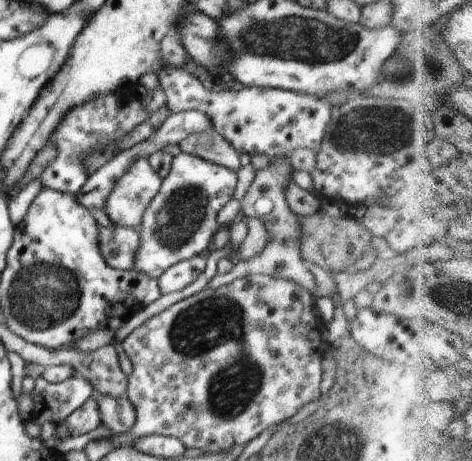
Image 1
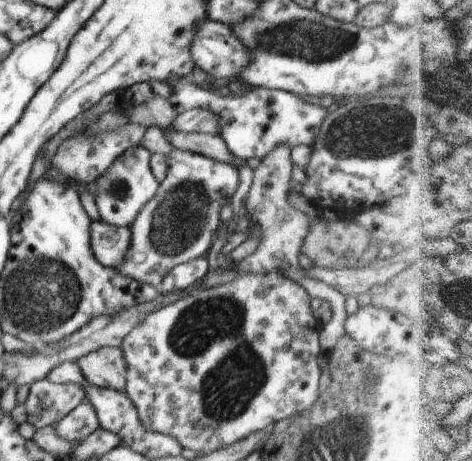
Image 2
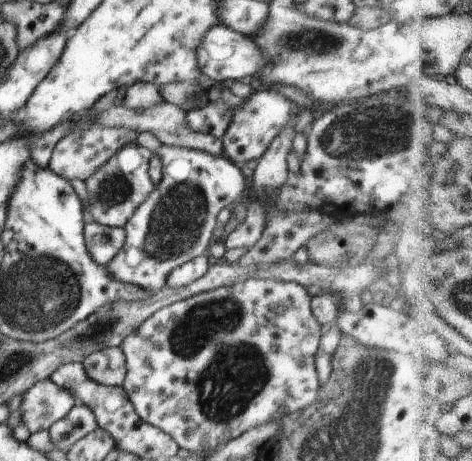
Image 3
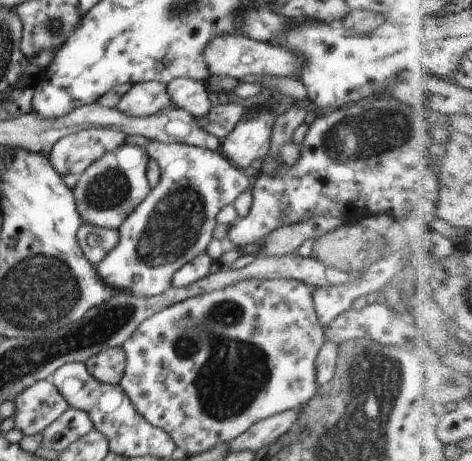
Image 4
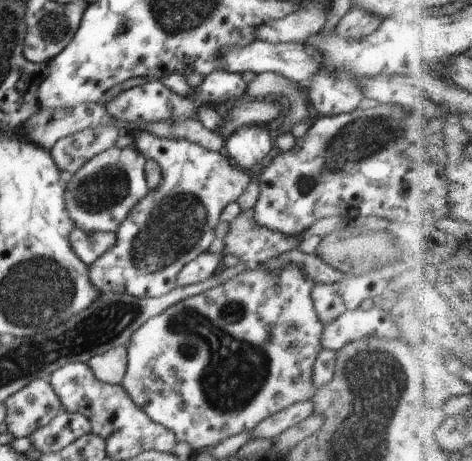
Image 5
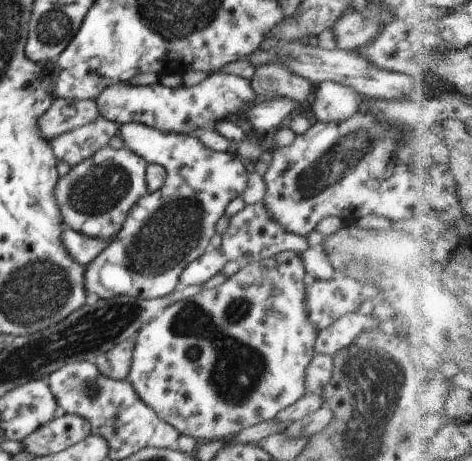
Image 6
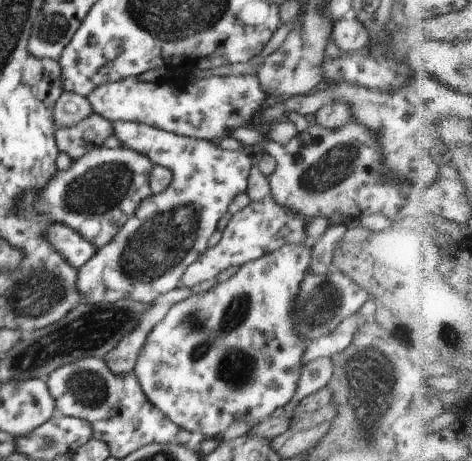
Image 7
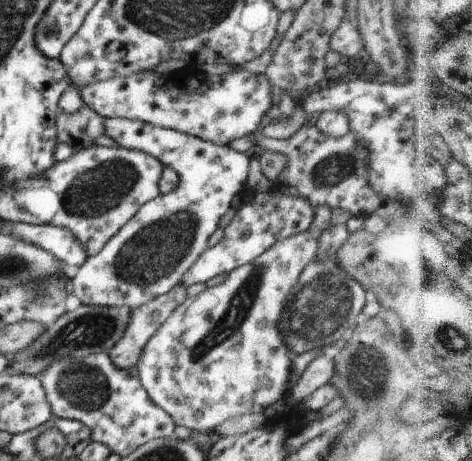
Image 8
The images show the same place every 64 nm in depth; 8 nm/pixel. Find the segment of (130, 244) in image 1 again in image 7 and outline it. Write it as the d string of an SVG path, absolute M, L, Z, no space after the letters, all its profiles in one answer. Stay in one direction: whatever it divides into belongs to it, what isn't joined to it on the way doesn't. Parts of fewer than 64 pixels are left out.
M52 223L45 232L46 240L51 243L55 251L66 259L75 269L86 264L92 255L98 251L87 239L65 224Z

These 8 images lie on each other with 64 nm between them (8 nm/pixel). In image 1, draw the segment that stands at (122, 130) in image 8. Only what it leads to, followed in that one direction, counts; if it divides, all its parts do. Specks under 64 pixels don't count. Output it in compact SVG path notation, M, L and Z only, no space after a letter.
M184 153L174 156L170 173L163 178L160 192L144 212L144 220L137 228L140 248L134 256L132 271L158 278L177 264L212 248L213 237L221 229L216 216L233 198L237 186L237 172L213 164L204 158Z

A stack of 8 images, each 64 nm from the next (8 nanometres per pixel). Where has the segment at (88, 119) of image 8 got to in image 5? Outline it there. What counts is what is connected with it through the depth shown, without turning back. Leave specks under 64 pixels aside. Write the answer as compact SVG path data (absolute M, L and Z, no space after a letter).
M98 125L97 127L85 128L76 134L59 138L50 150L51 155L60 171L67 170L73 175L93 156L104 152L106 149L114 147L116 139L120 134L122 134L122 132L116 125Z

